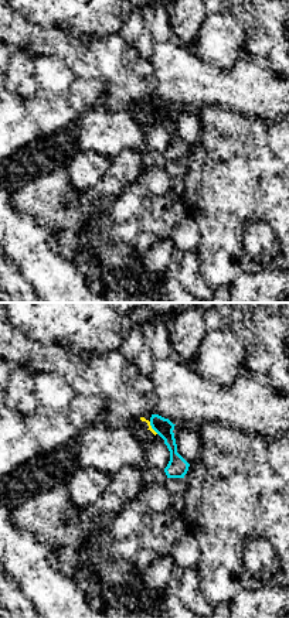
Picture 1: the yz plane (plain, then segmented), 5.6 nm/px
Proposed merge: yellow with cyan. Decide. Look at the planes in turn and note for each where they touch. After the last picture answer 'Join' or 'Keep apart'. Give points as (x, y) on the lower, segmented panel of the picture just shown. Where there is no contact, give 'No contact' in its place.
Touches yellow at (150, 427)

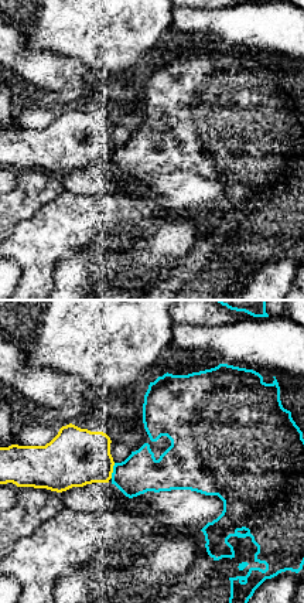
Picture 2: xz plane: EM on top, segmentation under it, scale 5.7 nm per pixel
Touches yellow at (112, 470)

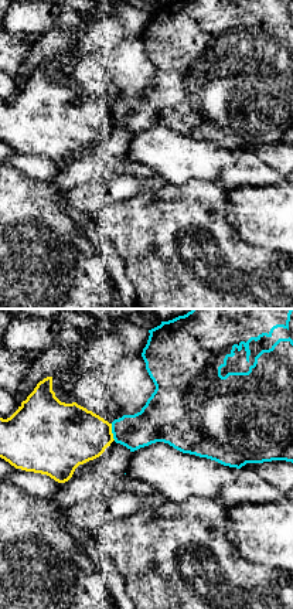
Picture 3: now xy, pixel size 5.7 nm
Touches yellow at (111, 432)

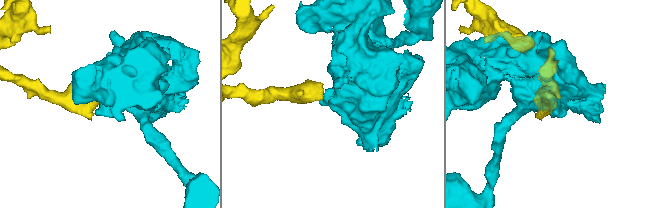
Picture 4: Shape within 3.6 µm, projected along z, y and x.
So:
Keep apart

